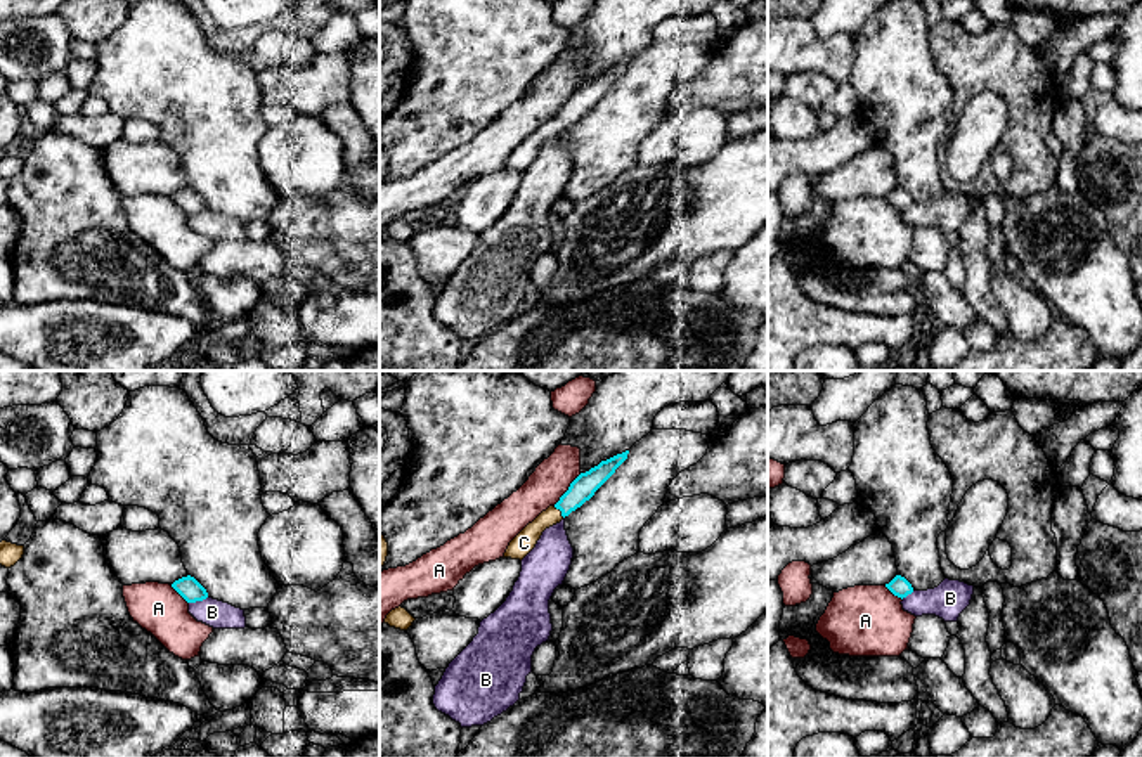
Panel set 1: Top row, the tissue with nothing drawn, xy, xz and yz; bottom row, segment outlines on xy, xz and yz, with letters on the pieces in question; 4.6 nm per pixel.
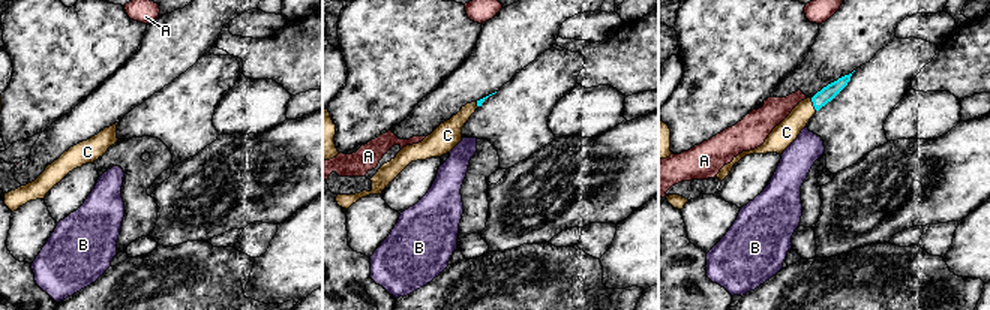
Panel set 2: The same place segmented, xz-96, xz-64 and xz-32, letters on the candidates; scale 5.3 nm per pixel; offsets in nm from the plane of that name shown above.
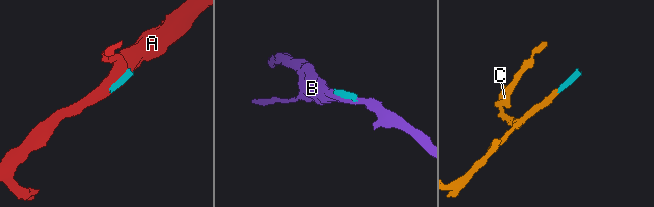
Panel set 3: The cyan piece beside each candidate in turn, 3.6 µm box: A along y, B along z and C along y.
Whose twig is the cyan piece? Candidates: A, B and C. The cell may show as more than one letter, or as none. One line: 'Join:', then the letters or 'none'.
Join: C

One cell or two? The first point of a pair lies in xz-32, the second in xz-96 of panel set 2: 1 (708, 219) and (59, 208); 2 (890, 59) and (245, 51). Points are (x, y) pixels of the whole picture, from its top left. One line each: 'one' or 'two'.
1: two
2: two

